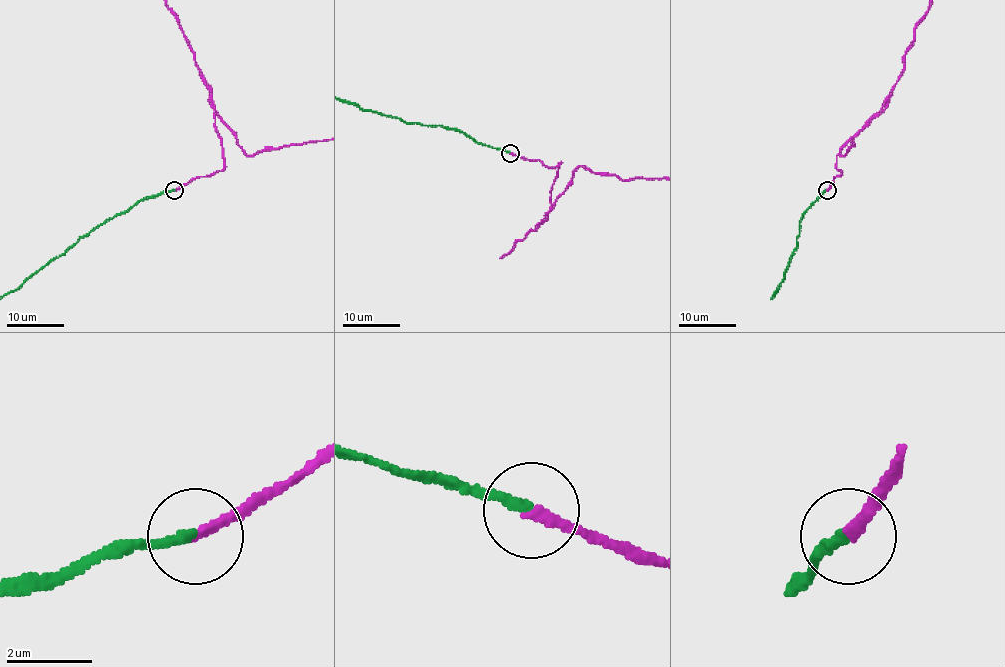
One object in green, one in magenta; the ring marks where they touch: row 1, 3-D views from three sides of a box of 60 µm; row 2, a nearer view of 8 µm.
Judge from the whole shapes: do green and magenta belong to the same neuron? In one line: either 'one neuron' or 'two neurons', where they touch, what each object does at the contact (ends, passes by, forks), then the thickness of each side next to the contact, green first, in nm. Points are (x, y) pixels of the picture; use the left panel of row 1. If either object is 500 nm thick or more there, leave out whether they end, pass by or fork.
one neuron | (174, 190) | green ends | magenta ends | 220/200 nm

